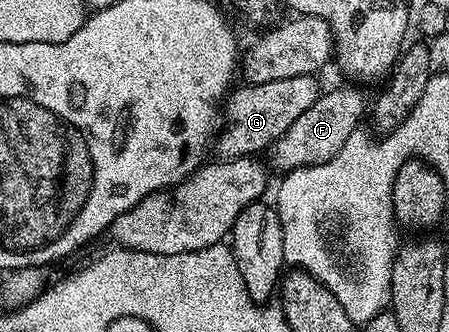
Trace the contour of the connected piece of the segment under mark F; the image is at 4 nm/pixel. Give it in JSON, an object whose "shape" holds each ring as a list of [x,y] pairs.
{"shape":[[[355,84],[347,85],[351,86],[331,90],[328,94],[327,91],[320,93],[313,108],[308,108],[303,115],[297,116],[297,120],[293,120],[293,124],[289,124],[287,131],[276,140],[270,151],[272,167],[275,165],[279,172],[296,170],[302,166],[321,164],[341,152],[345,140],[349,140],[349,136],[353,136],[353,132],[360,129],[359,121],[362,118],[364,121],[367,110],[367,99],[365,100],[362,92],[358,90],[360,87]]]}

